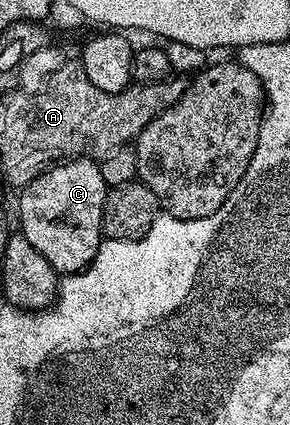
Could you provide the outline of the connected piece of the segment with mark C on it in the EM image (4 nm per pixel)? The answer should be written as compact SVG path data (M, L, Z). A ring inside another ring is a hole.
M75 157L50 165L21 193L19 231L51 263L58 275L82 272L95 259L103 234L101 220L105 210L107 186L96 160Z

